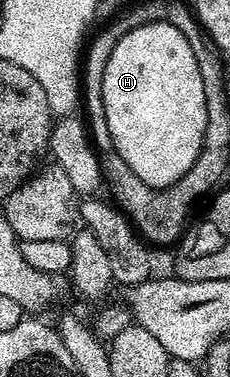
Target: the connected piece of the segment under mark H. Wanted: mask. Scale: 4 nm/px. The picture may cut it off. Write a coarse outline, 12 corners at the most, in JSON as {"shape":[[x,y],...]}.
{"shape":[[168,22],[104,65],[113,150],[146,186],[191,169],[205,133],[197,57]]}

